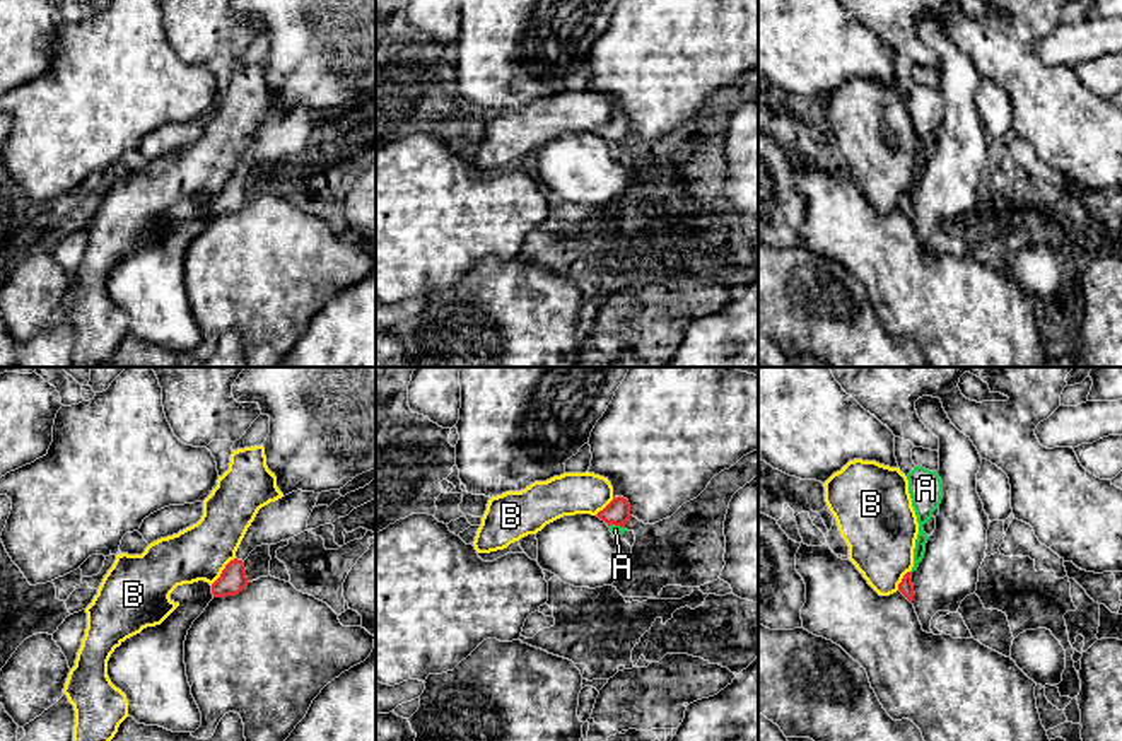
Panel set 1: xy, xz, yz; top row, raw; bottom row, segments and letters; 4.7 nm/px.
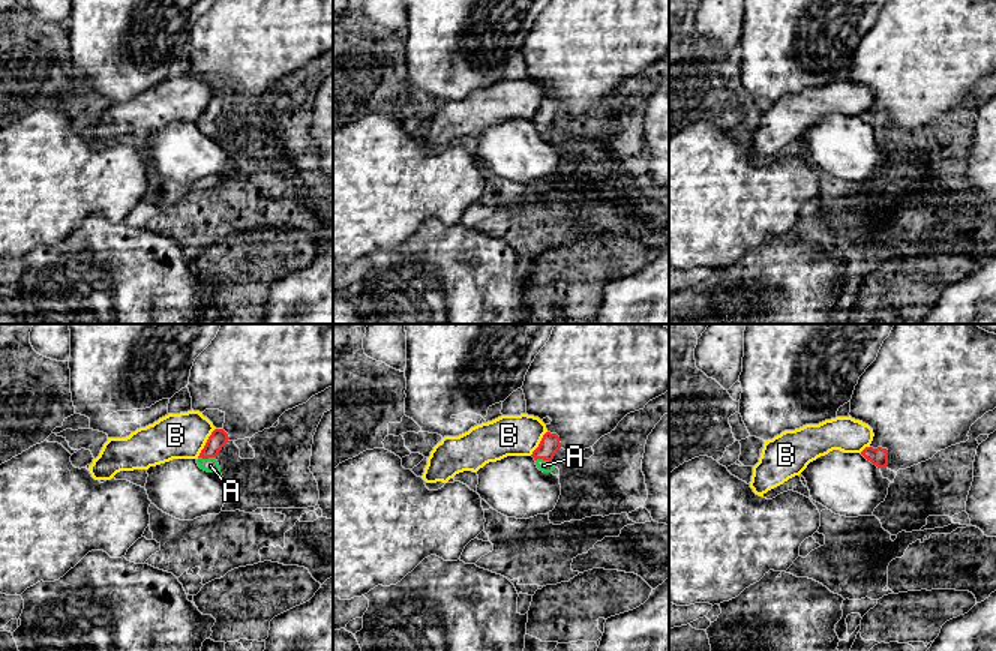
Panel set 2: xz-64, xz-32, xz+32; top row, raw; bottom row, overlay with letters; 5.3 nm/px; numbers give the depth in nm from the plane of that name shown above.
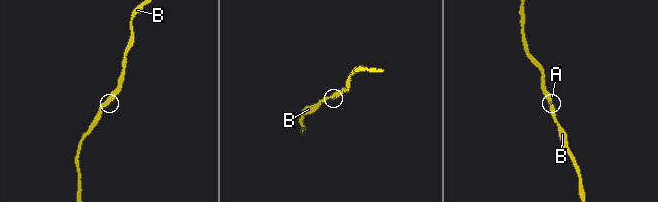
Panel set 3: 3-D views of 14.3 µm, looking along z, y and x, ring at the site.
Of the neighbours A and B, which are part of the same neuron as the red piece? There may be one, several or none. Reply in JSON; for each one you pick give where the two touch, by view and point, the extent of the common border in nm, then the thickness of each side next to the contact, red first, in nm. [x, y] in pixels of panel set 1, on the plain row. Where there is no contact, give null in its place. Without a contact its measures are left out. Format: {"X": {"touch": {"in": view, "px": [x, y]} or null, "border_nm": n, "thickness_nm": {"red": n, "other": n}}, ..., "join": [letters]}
{"A": {"touch": {"in": "xz", "px": [617, 142]}, "border_nm": 80, "thickness_nm": {"red": 120, "other": 50}}, "join": ["A"]}

